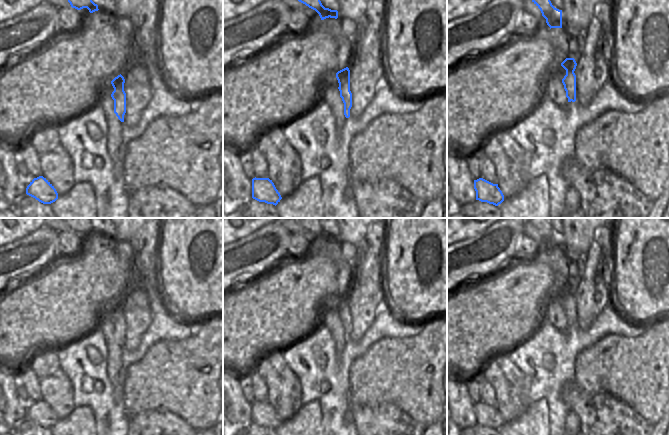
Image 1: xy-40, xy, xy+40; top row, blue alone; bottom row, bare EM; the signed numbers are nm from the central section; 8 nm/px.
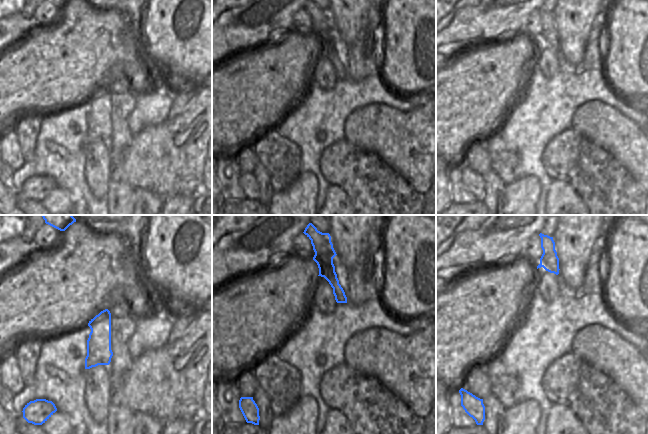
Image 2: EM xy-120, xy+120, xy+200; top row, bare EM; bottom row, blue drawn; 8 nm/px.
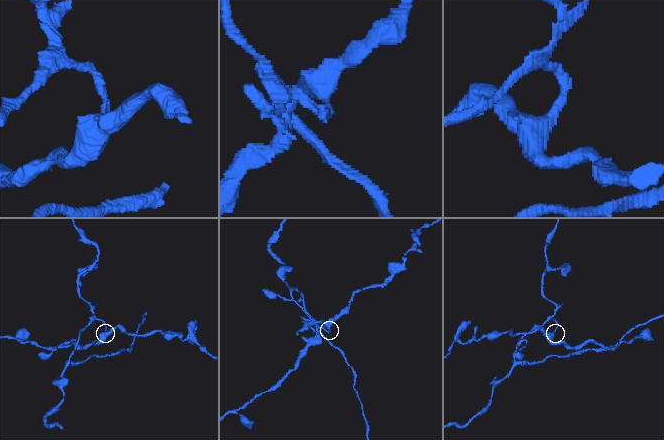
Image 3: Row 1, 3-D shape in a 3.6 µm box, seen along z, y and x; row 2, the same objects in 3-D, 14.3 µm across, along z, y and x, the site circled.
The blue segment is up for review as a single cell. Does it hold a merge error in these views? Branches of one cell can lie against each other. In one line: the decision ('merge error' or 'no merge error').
merge error

